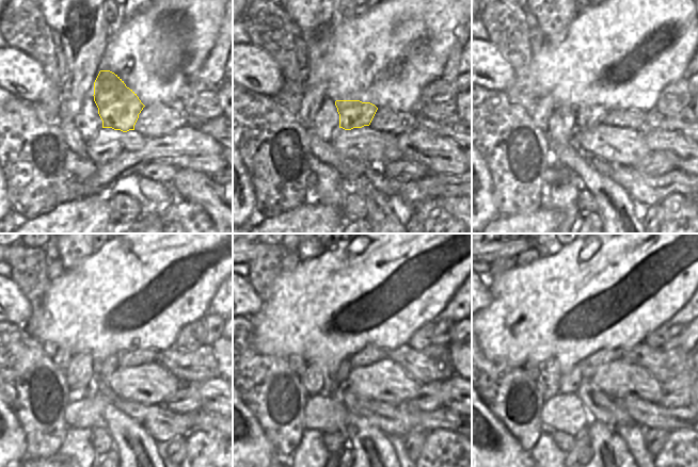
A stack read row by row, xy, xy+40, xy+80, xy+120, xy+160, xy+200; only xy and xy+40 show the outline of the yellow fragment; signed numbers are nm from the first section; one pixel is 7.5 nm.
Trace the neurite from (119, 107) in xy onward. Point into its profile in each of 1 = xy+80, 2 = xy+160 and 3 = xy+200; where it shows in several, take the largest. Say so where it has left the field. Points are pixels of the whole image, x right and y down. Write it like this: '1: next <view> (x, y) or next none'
1: next xy+80 (587, 117)
2: next xy+160 (332, 383)
3: next xy+200 (569, 383)

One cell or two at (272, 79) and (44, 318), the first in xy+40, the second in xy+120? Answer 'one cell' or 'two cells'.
two cells

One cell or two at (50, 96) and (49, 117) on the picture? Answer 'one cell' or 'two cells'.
two cells

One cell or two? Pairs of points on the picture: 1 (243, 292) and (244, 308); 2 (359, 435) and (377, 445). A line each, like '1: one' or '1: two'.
1: one
2: one

